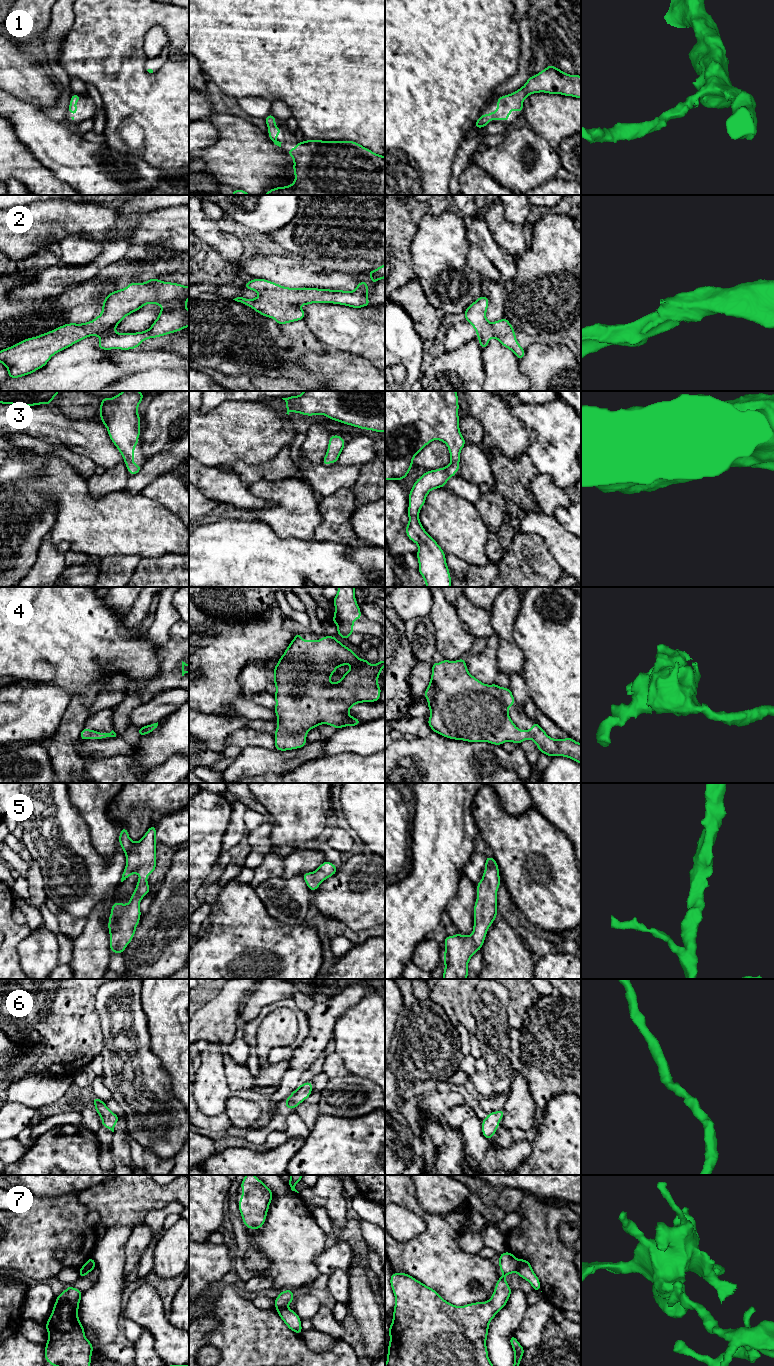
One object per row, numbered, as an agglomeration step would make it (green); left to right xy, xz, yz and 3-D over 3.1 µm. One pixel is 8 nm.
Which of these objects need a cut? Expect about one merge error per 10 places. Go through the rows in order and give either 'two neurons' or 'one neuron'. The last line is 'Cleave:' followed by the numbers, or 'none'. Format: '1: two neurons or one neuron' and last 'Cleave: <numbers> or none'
1: one neuron
2: one neuron
3: one neuron
4: one neuron
5: one neuron
6: one neuron
7: two neurons
Cleave: 7

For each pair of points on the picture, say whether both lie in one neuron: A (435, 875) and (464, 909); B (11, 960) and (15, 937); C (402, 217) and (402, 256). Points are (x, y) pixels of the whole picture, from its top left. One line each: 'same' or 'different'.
A: different
B: same
C: same

